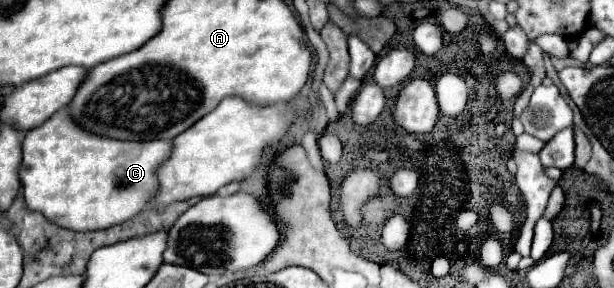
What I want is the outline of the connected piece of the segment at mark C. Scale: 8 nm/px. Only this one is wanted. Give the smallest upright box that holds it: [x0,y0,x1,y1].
[19,109,173,231]

